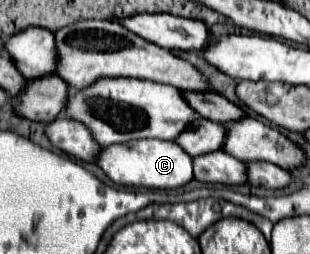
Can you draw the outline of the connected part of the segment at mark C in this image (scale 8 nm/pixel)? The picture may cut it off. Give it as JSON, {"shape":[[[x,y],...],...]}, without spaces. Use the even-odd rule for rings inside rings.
{"shape":[[[145,139],[145,141],[129,141],[125,145],[109,145],[97,155],[97,165],[103,173],[125,187],[145,187],[145,189],[175,189],[193,179],[191,157],[175,143],[161,139]]]}

